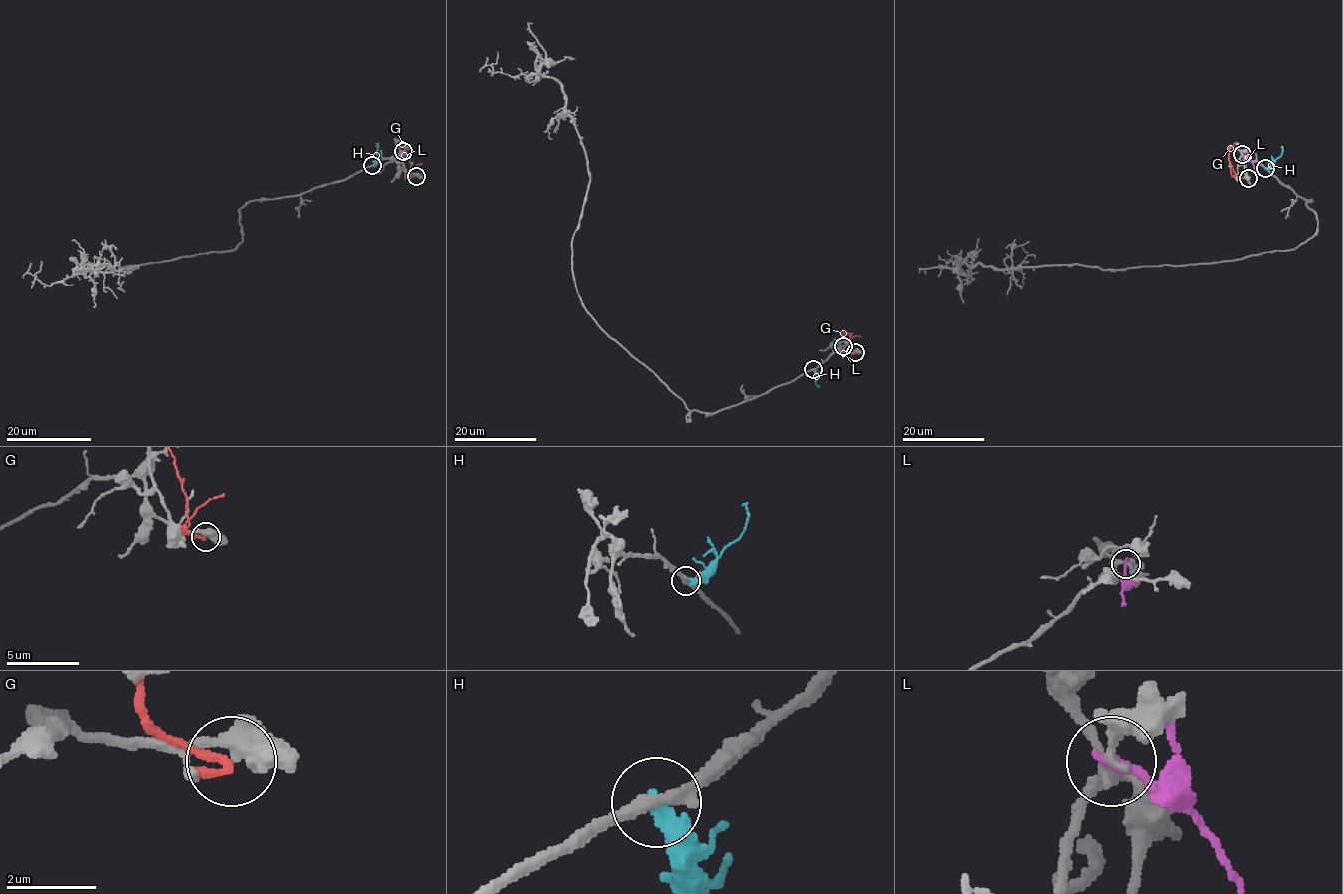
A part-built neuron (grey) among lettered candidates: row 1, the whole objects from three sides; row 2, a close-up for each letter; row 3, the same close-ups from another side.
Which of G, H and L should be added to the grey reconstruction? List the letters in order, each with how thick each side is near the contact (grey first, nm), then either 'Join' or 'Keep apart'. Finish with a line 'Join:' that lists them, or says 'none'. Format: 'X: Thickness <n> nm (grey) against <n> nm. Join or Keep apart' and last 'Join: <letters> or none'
G: Thickness 480 nm (grey) against 220 nm. Keep apart
H: Thickness 280 nm (grey) against 360 nm. Keep apart
L: Thickness 280 nm (grey) against 220 nm. Keep apart
Join: none

